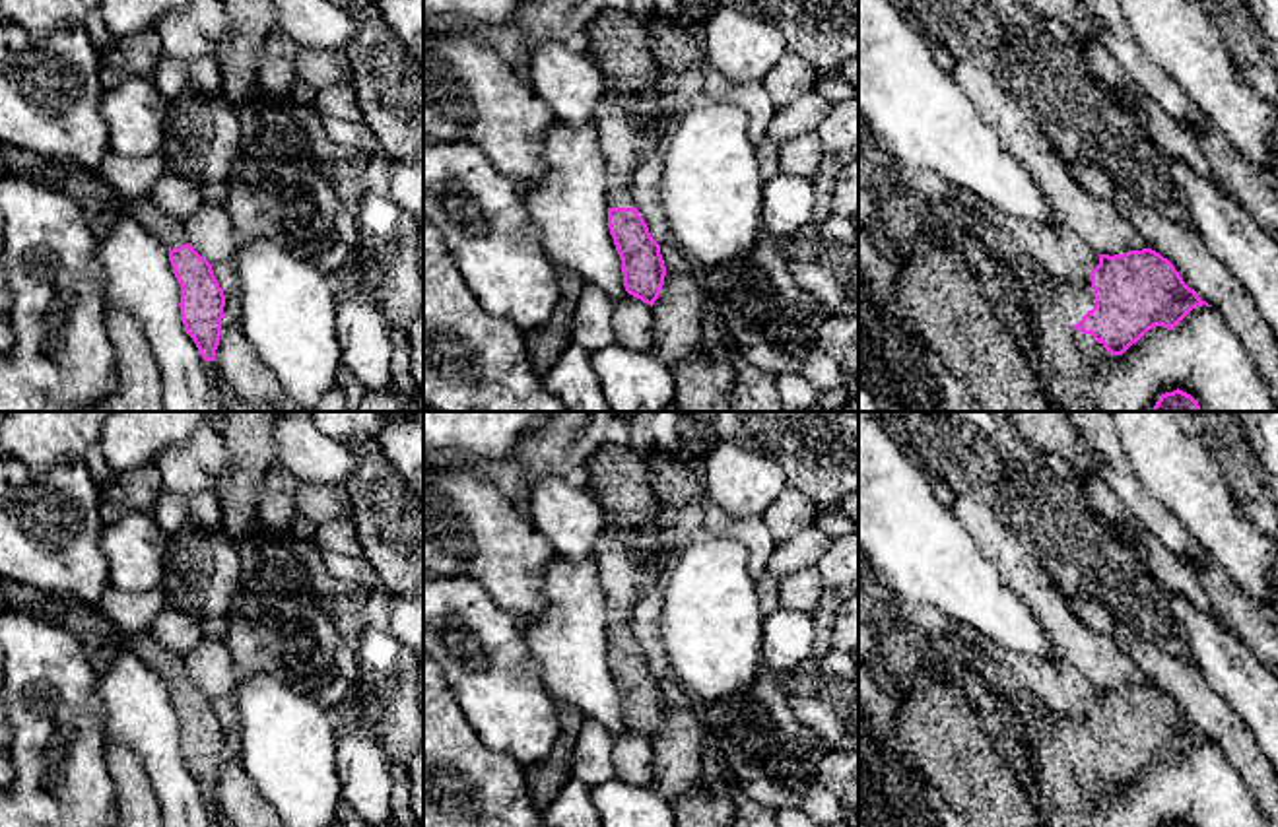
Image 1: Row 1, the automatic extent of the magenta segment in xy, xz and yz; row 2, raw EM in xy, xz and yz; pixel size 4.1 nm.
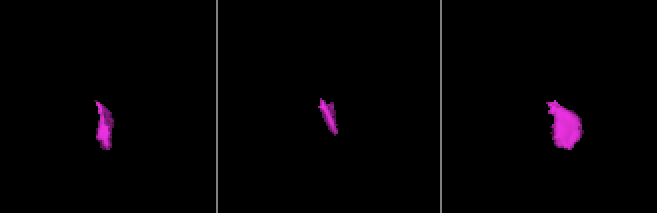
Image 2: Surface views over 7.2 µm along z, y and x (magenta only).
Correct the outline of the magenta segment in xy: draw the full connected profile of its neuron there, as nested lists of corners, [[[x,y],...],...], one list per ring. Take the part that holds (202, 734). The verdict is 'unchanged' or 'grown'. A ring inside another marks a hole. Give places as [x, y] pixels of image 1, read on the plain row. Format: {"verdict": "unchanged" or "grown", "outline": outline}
{"verdict": "grown", "outline": [[[151,633],[130,639],[130,650],[169,685],[173,709],[181,720],[181,755],[204,796],[216,794],[221,771],[225,730],[212,699],[190,679],[181,656],[165,650]]]}

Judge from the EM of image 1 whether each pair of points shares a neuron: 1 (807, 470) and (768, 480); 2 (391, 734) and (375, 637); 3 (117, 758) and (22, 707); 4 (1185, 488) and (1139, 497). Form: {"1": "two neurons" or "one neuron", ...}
{"1": "two neurons", "2": "one neuron", "3": "two neurons", "4": "two neurons"}

